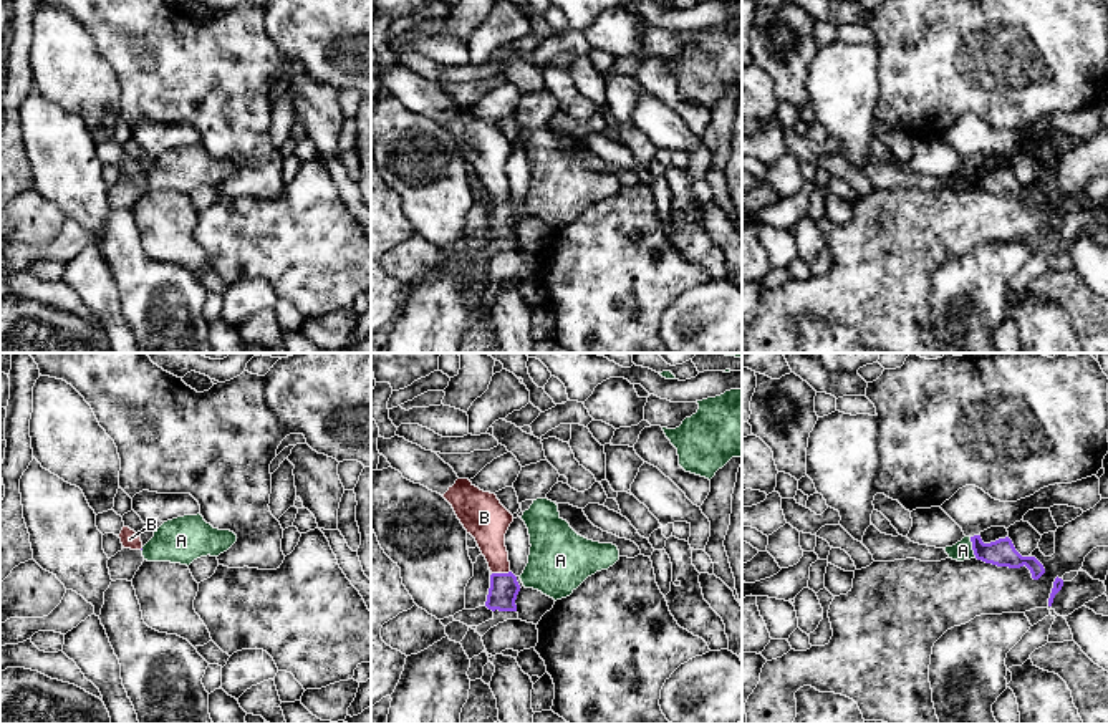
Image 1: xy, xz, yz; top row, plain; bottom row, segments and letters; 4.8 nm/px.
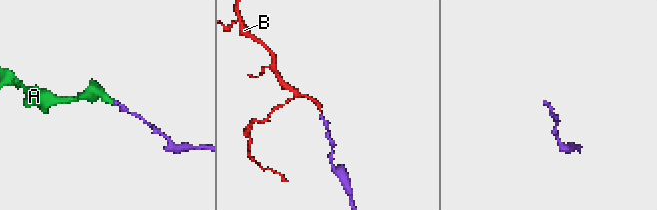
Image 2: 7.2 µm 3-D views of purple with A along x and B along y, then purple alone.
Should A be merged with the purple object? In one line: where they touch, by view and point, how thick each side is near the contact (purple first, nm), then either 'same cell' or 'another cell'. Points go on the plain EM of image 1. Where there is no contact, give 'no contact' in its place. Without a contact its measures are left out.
yz (973, 176) | 130/100 nm | another cell

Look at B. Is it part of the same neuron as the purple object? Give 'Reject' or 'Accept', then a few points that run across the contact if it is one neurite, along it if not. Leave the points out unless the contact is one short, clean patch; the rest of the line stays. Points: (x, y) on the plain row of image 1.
Accept. Line: xz (504, 216), (501, 202), (487, 153)

